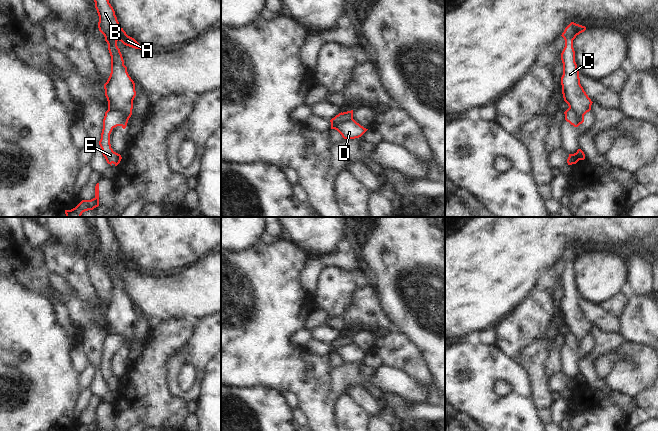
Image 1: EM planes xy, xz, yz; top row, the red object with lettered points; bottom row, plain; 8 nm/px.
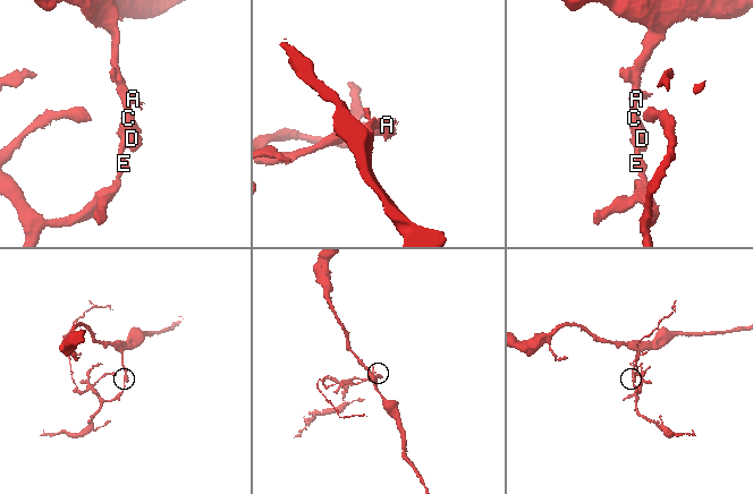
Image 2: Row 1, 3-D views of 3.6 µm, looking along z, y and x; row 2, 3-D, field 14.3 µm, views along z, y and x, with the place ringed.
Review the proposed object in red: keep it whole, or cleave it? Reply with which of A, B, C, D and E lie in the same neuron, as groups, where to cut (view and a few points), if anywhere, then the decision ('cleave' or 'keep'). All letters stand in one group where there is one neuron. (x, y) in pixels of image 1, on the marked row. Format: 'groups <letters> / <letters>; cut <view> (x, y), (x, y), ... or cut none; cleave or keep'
groups A B C D / E; cut xy (108, 109), (116, 109), (122, 115), (123, 123), (121, 125); cleave

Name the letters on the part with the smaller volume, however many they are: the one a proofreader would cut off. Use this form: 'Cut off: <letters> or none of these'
Cut off: E

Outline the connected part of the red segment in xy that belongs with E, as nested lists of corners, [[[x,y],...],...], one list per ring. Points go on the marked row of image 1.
[[[112,109],[105,112],[99,145],[102,149],[103,156],[110,165],[113,163],[117,166],[122,159],[121,155],[114,152],[111,148],[110,134],[115,127],[121,126],[123,122],[124,117],[119,111]]]

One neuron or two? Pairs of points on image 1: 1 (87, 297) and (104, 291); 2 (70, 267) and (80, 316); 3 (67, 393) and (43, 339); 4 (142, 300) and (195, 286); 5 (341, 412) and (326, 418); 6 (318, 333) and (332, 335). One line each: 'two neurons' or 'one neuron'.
1: two neurons
2: one neuron
3: one neuron
4: one neuron
5: two neurons
6: one neuron

